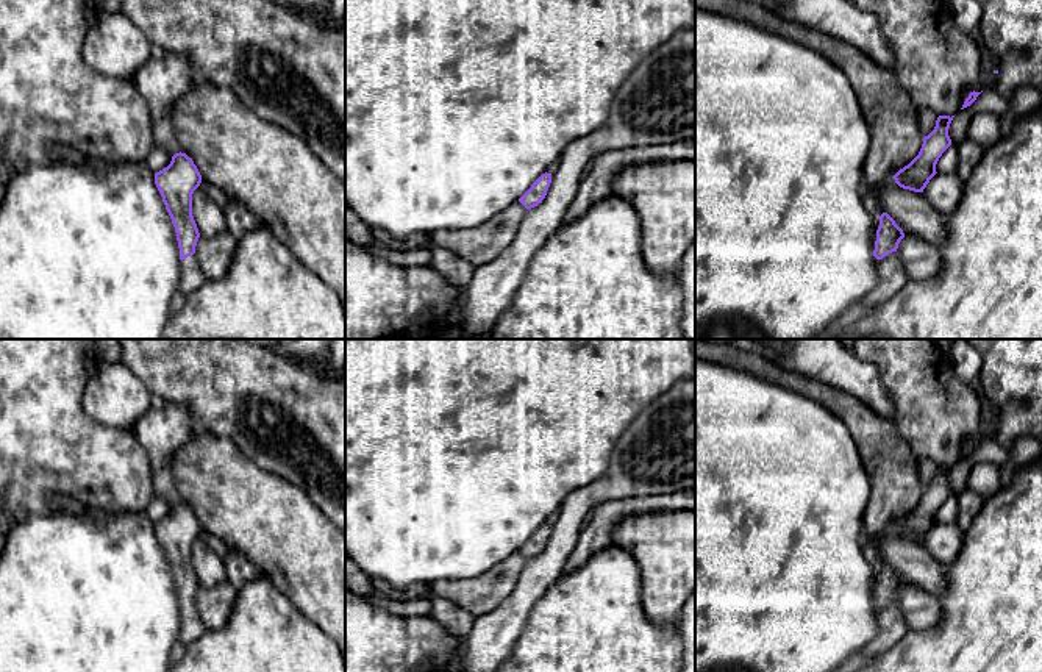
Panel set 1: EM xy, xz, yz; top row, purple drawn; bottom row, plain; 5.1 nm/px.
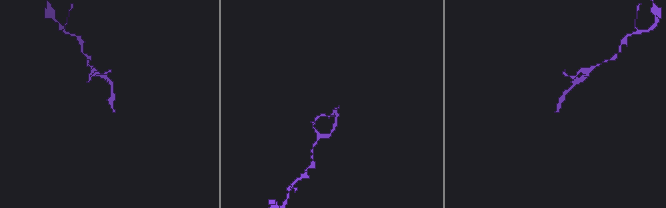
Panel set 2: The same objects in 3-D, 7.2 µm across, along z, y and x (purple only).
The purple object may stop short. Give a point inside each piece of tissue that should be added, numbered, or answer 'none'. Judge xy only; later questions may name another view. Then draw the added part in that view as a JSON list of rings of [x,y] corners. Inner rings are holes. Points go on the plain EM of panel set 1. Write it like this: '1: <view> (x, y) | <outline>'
1: xy (192, 627) | [[[195,605],[181,611],[180,649],[197,641],[205,631],[206,627],[203,625]]]

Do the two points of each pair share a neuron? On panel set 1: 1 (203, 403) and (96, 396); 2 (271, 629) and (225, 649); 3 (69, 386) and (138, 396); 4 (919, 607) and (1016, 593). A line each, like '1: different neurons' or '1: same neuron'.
1: different neurons
2: same neuron
3: different neurons
4: different neurons

